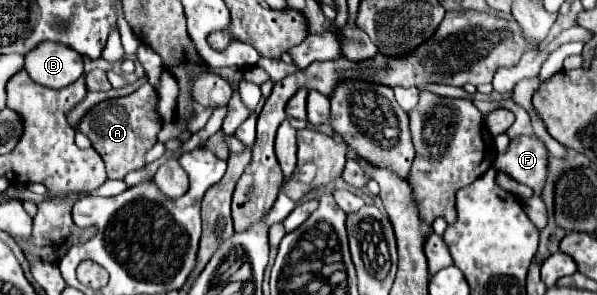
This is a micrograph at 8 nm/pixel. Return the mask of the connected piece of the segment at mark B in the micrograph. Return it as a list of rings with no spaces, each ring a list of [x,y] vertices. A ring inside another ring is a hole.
[[[42,42],[26,54],[26,72],[46,88],[66,88],[84,74],[82,56],[64,44]]]

